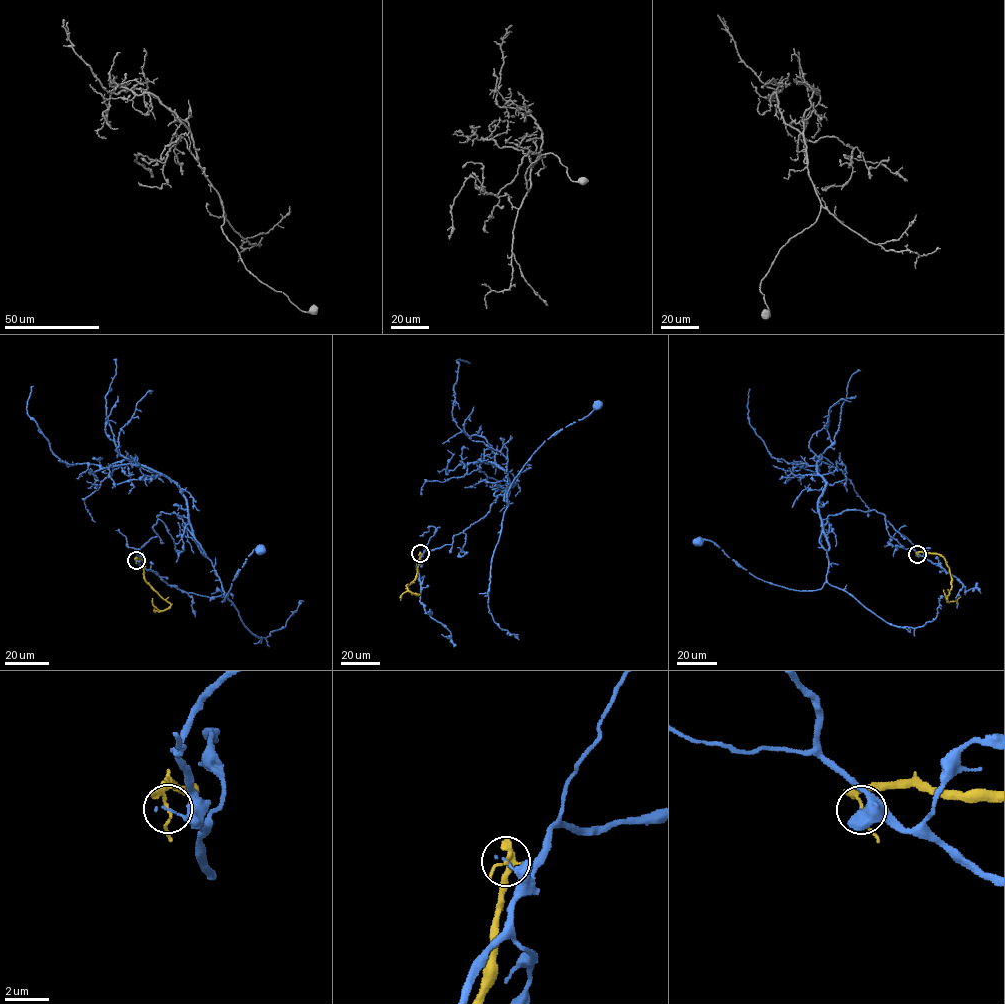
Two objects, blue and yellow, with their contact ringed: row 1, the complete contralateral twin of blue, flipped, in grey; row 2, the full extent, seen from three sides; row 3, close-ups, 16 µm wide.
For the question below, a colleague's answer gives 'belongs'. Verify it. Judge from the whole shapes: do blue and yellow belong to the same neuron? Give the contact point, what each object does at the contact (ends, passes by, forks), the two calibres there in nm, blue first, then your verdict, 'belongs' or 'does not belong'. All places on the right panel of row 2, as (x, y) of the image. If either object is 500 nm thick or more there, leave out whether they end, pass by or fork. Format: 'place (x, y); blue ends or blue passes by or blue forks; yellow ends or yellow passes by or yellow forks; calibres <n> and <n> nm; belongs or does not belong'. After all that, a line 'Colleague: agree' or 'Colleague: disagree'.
place (917, 554); blue ends; yellow forks; calibres 110 and 100 nm; does not belong
Colleague: disagree

